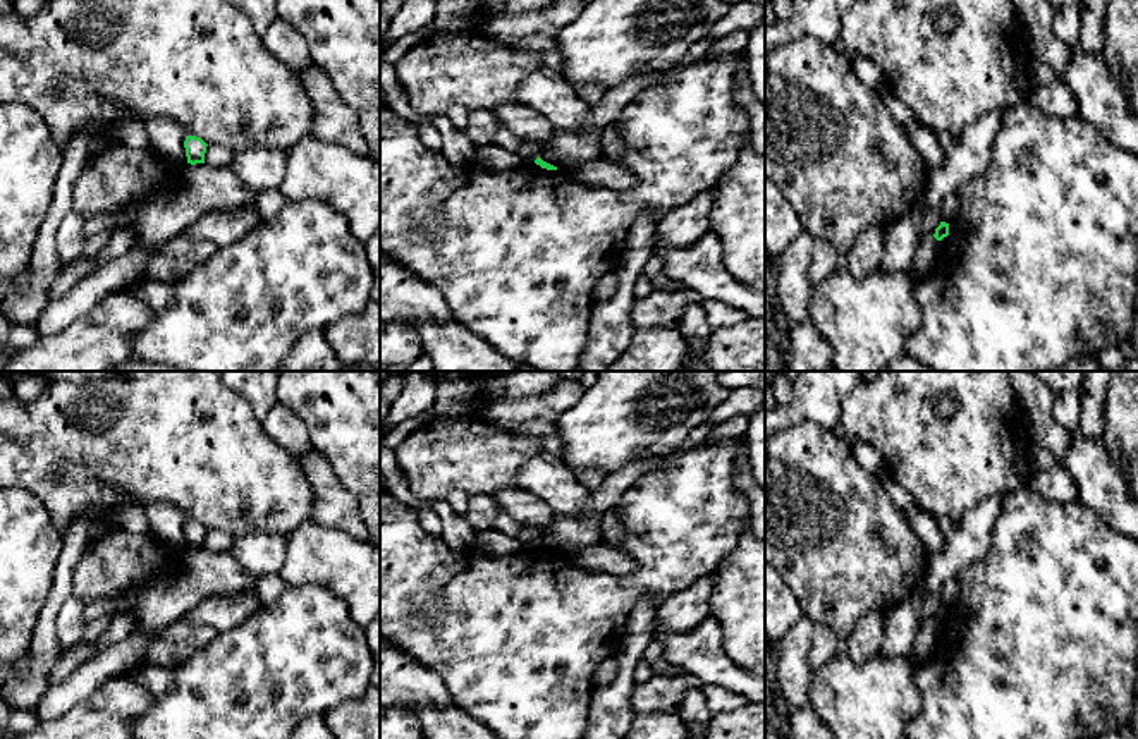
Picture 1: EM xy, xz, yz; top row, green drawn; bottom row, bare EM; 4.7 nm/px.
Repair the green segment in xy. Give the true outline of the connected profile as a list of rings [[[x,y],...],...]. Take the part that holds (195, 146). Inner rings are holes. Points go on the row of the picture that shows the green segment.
[[[186,136],[184,148],[187,163],[205,163],[205,153],[206,153],[206,143],[201,137],[196,136]]]

